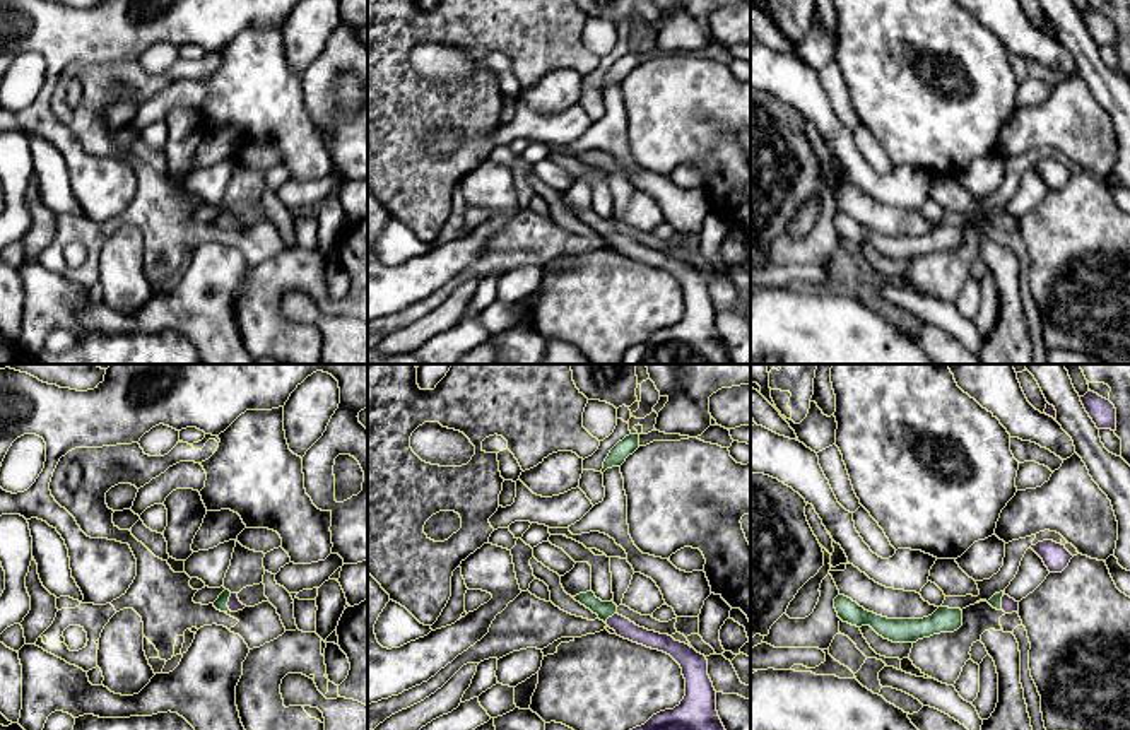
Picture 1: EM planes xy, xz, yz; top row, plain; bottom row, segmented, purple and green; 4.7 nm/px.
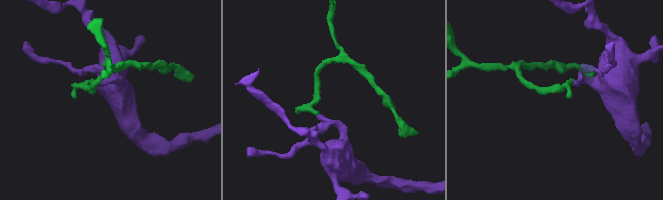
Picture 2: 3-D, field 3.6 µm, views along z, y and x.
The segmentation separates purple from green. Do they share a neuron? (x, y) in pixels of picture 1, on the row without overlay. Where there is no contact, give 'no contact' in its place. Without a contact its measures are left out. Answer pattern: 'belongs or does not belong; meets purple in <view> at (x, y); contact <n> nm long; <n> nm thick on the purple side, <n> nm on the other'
belongs; meets purple in xy at (228, 219); contact 80 nm long; 60 nm thick on the purple side, 60 nm on the other

